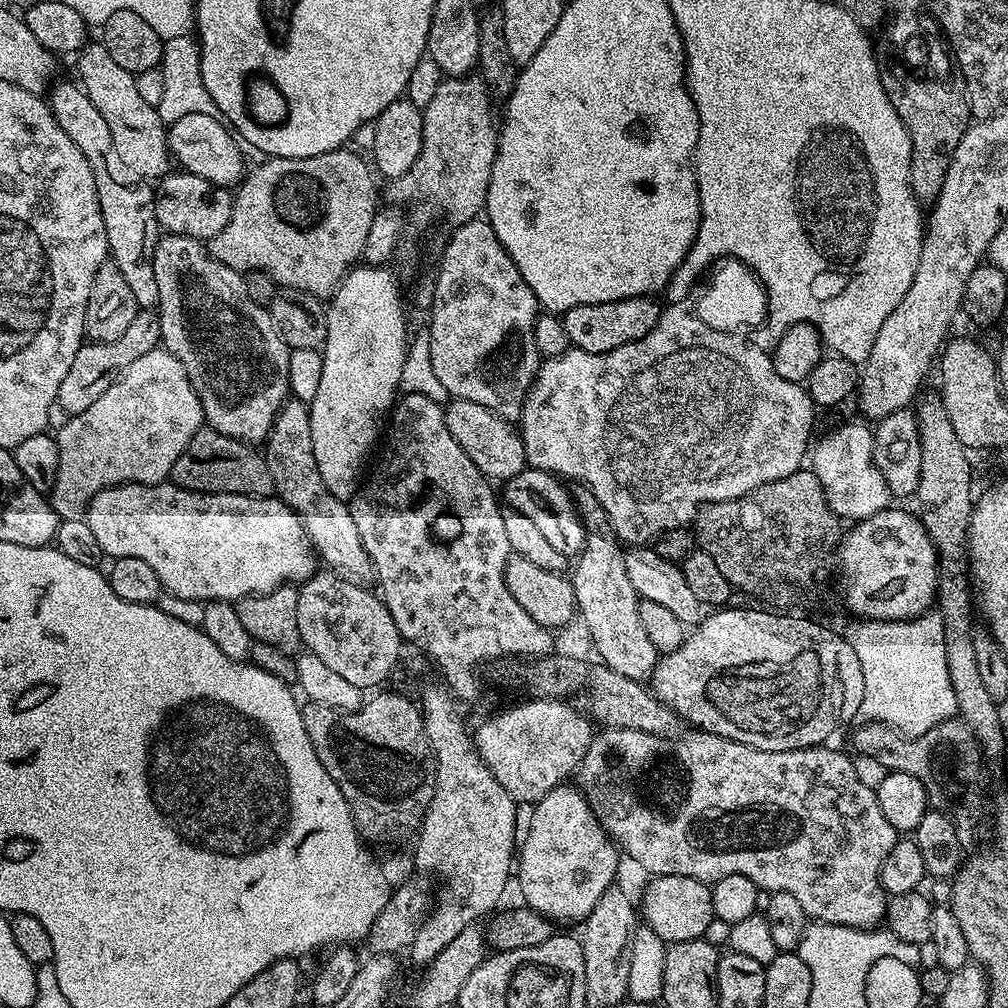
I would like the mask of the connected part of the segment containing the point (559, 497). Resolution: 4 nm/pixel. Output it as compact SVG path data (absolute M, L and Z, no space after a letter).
M526 466L503 485L505 496L503 499L505 501L508 499L512 503L509 504L511 511L526 514L526 518L530 518L534 526L538 526L538 531L557 550L562 550L564 556L572 558L585 551L586 533L584 523L580 521L580 513L576 511L573 493L567 492L559 483L563 484L553 473Z

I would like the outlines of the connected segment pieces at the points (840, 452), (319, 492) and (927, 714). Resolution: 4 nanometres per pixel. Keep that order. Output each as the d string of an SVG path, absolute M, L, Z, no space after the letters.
M867 423L864 424L844 424L826 433L820 441L815 441L810 452L810 471L822 484L830 510L834 510L834 514L844 522L865 520L890 504L886 478L882 478L878 466L872 460L874 432Z
M295 398L286 400L280 408L275 424L264 443L267 468L274 478L279 499L300 516L319 559L323 563L325 561L325 565L339 576L360 585L367 585L375 579L372 563L362 546L351 507L330 493L318 471L308 409L307 405Z
M929 610L915 620L866 620L857 619L842 632L848 645L862 662L864 697L859 715L868 722L887 724L905 737L921 736L943 720L957 715L956 695L950 686L950 670L946 670L946 638L944 623L939 611Z

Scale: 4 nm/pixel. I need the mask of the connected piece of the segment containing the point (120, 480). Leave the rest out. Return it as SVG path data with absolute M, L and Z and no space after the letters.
M161 346L150 350L150 354L142 354L142 358L138 358L138 362L133 362L133 364L114 381L110 386L110 390L106 390L106 394L102 394L98 398L98 402L94 402L88 409L82 410L82 414L69 416L63 422L65 424L61 426L60 432L58 431L58 435L56 436L56 445L60 451L60 457L58 458L58 478L53 482L50 489L51 506L53 510L59 514L61 521L83 517L85 513L87 513L89 502L92 501L99 492L107 488L113 488L119 484L165 483L172 475L174 462L178 462L182 450L186 450L190 438L194 438L194 434L205 423L205 418L204 411L202 410L202 402L198 398L194 386L188 381L188 375L182 366L182 362L178 362L178 358L174 354L170 354L167 348Z

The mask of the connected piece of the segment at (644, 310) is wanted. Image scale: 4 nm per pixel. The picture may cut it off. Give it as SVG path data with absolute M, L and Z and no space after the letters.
M635 296L618 302L574 306L562 316L569 345L590 354L602 354L618 350L618 346L638 342L638 338L646 338L646 334L654 330L662 311L661 305L656 305L654 301L652 296Z

